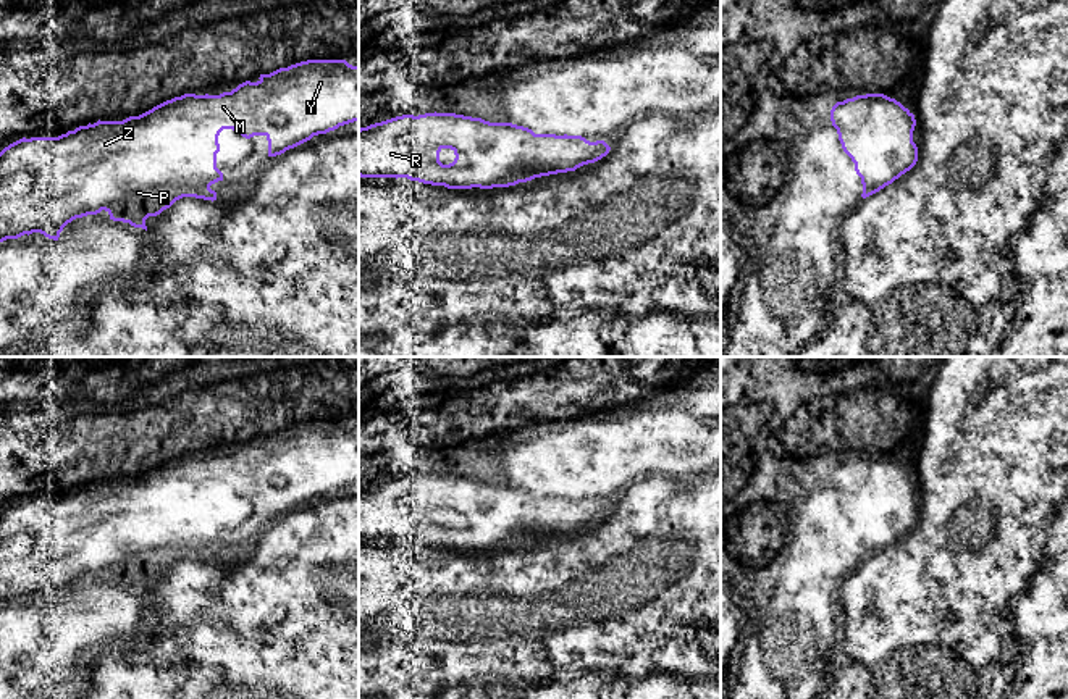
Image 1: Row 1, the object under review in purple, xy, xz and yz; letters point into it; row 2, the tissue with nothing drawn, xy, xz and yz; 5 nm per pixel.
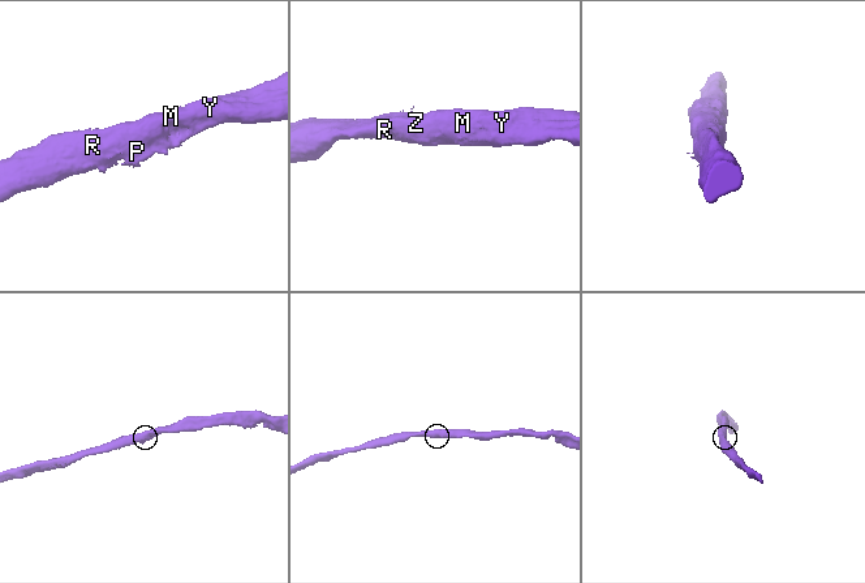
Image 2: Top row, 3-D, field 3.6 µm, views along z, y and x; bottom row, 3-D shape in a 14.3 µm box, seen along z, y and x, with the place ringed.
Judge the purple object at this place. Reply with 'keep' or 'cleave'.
keep

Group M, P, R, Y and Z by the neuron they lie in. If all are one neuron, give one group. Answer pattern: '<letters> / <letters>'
M P R Y Z

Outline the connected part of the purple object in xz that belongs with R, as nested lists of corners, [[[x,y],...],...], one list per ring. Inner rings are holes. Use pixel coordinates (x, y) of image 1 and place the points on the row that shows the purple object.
[[[456,113],[402,115],[359,129],[359,176],[360,178],[407,178],[431,186],[448,189],[493,189],[509,187],[535,178],[575,171],[595,163],[609,153],[611,147],[604,140],[590,142],[582,136],[535,134],[532,129],[512,123],[490,123]],[[451,149],[454,161],[443,165],[439,152]]]

